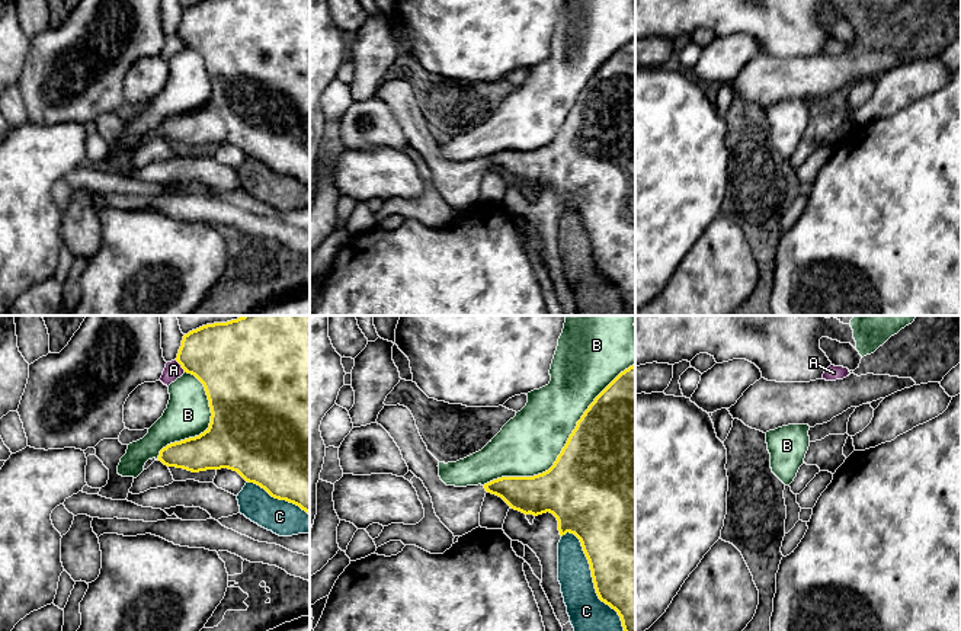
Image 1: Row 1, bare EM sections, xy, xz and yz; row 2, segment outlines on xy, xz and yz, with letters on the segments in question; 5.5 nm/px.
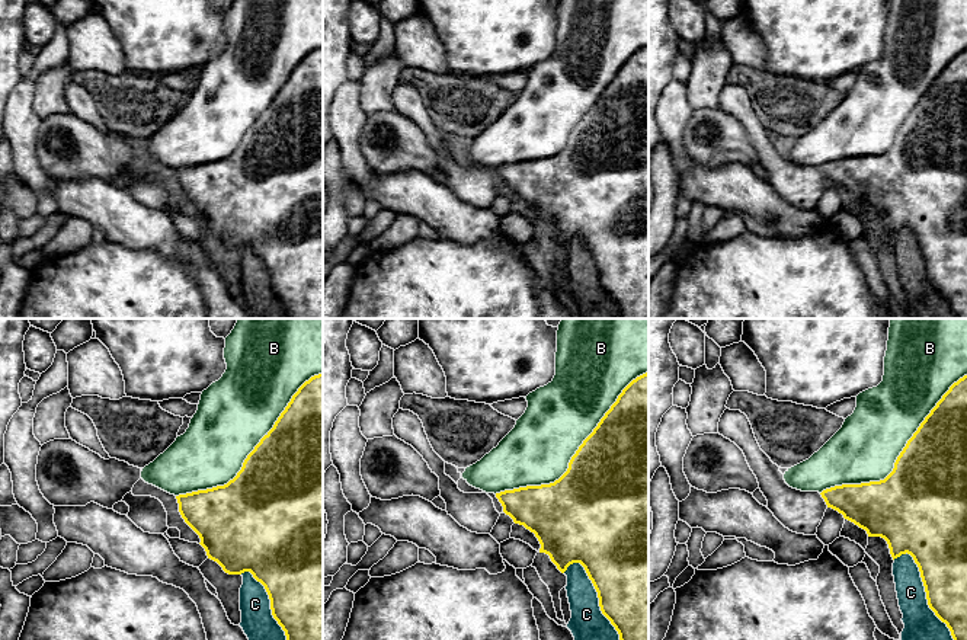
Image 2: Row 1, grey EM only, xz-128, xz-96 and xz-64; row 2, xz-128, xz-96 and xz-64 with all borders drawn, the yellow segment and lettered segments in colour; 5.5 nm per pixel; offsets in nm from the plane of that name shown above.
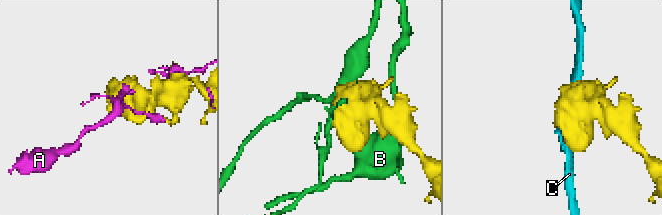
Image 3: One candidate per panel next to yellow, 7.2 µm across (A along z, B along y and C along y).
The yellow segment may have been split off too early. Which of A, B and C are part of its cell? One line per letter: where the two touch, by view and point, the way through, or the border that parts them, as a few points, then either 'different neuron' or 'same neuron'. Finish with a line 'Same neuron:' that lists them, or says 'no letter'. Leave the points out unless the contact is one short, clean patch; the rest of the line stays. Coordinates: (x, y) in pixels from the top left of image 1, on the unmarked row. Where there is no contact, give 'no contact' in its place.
A: contact xy (181, 38); different neuron
B: contact xz (564, 121); different neuron
C: contact xz (593, 256); different neuron
Same neuron: no letter

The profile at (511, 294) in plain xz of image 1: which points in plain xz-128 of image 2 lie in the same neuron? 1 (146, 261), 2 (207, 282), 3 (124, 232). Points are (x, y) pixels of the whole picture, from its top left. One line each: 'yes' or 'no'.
1: yes
2: no
3: no

